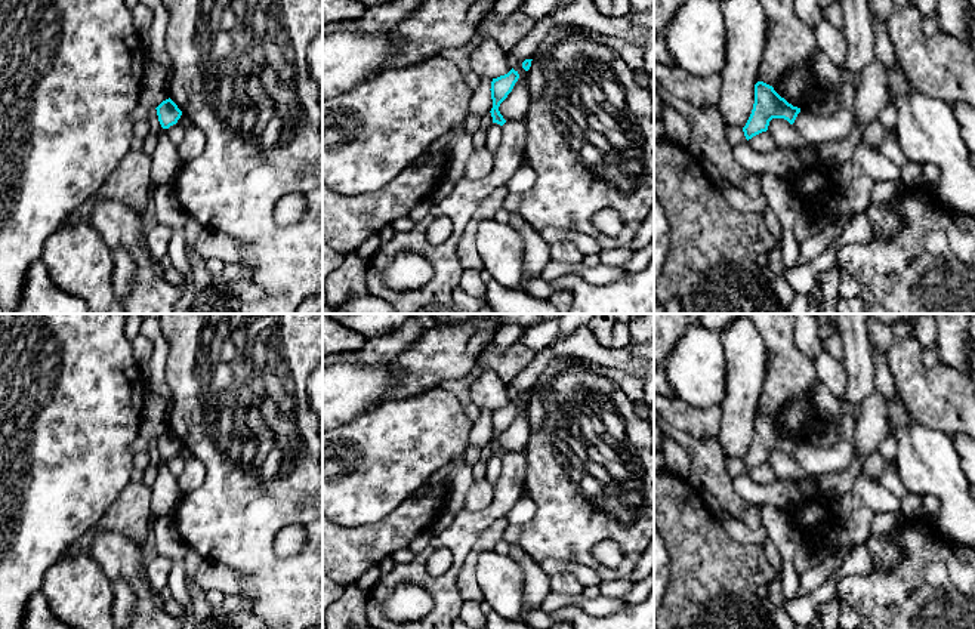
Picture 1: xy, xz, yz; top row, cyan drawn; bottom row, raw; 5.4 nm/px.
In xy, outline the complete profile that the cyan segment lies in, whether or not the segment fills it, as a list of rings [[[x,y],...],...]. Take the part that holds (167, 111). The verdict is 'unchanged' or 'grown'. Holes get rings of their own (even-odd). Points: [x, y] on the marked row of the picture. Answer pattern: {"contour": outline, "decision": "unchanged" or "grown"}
{"contour": [[[170,98],[163,101],[155,110],[163,129],[169,129],[176,124],[182,115],[182,111]]], "decision": "unchanged"}

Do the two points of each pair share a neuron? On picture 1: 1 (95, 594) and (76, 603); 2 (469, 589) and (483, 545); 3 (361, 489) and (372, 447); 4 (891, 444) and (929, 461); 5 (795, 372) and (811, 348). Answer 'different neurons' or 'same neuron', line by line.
1: same neuron
2: same neuron
3: same neuron
4: different neurons
5: different neurons

